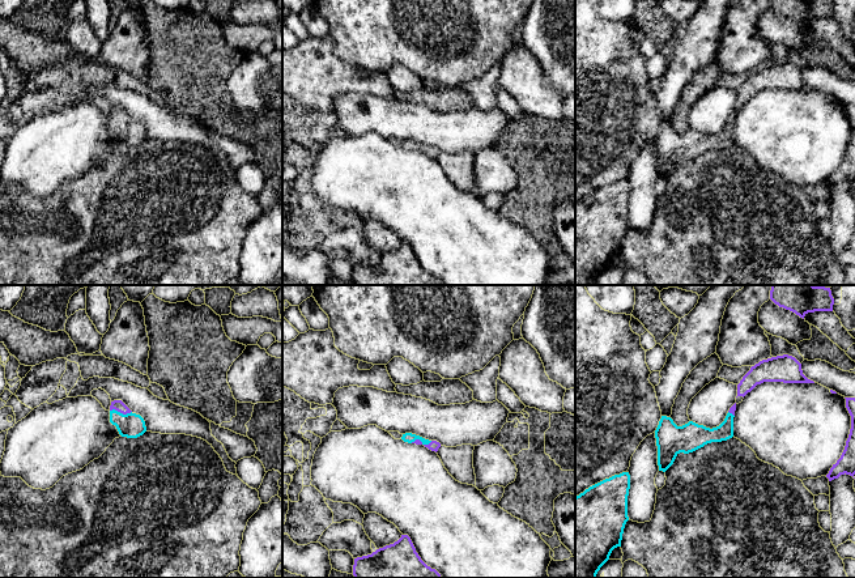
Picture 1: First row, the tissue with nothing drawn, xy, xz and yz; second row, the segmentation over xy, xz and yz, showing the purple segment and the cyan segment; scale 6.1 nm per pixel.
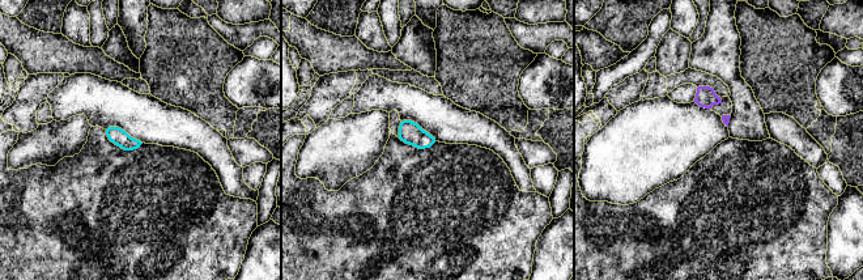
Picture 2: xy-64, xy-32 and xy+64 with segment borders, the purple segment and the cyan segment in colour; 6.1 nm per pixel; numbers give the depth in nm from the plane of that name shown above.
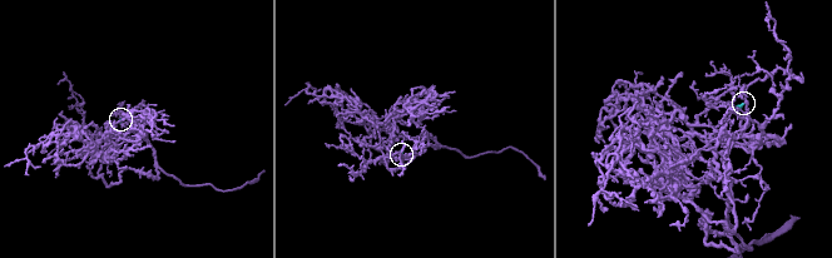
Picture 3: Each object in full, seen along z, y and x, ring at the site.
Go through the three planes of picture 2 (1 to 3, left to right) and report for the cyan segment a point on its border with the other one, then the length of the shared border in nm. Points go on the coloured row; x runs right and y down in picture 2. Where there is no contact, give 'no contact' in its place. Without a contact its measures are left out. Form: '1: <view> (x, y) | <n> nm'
1: no contact
2: no contact
3: no contact

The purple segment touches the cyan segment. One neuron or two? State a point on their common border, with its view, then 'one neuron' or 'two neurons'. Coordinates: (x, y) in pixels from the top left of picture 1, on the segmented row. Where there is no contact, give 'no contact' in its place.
meets purple in xy at (120, 412); one neuron

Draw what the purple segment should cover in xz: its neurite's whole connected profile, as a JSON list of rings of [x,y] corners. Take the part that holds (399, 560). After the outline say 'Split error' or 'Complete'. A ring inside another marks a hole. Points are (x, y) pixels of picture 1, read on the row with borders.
[[[408,535],[371,554],[354,558],[354,578],[442,578],[428,566]]]. Complete

